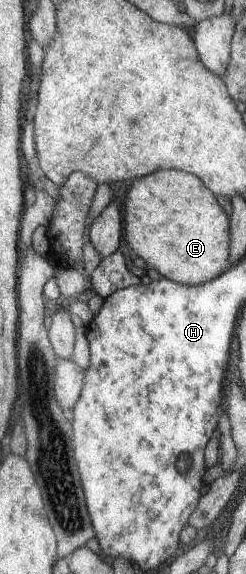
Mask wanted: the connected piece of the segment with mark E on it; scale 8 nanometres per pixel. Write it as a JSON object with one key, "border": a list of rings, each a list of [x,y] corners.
{"border":[[[158,169],[150,174],[131,180],[127,190],[127,200],[125,200],[125,216],[122,218],[122,236],[125,238],[127,247],[133,254],[141,258],[149,269],[156,270],[162,277],[169,281],[181,285],[199,285],[218,275],[221,275],[229,266],[228,247],[229,247],[229,216],[219,207],[214,195],[201,183],[201,179],[195,176],[179,171],[178,169]]]}

